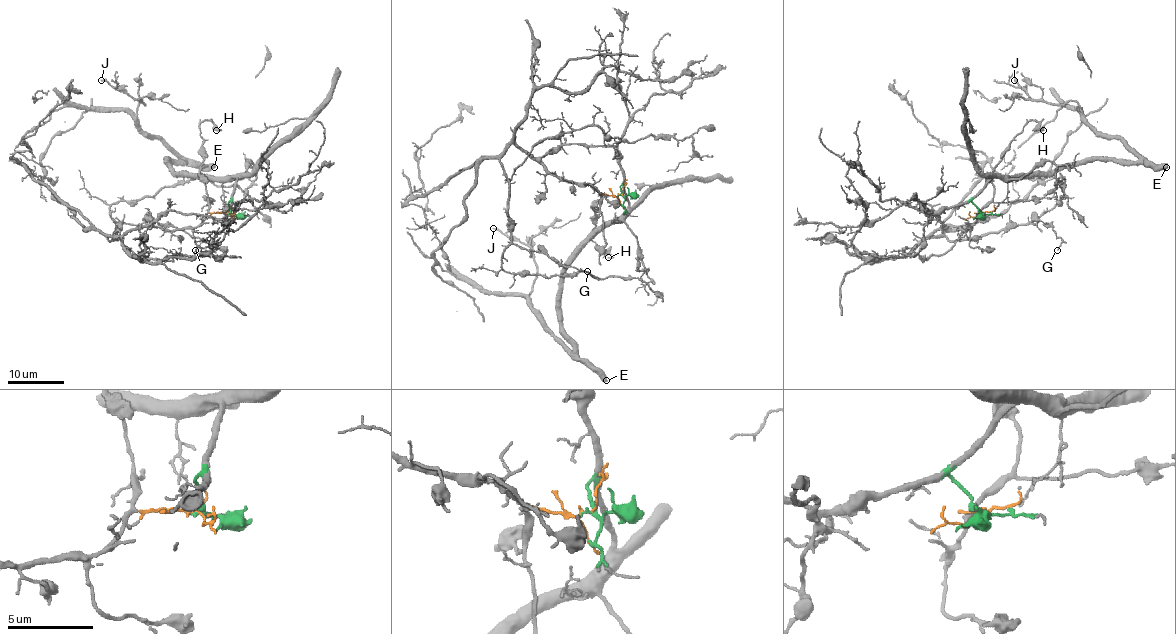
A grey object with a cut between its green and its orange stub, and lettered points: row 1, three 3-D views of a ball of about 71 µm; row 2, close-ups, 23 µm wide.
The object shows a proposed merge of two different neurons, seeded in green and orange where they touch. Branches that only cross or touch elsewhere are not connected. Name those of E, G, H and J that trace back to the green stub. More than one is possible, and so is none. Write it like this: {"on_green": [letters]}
{"on_green": ["E", "J"]}

